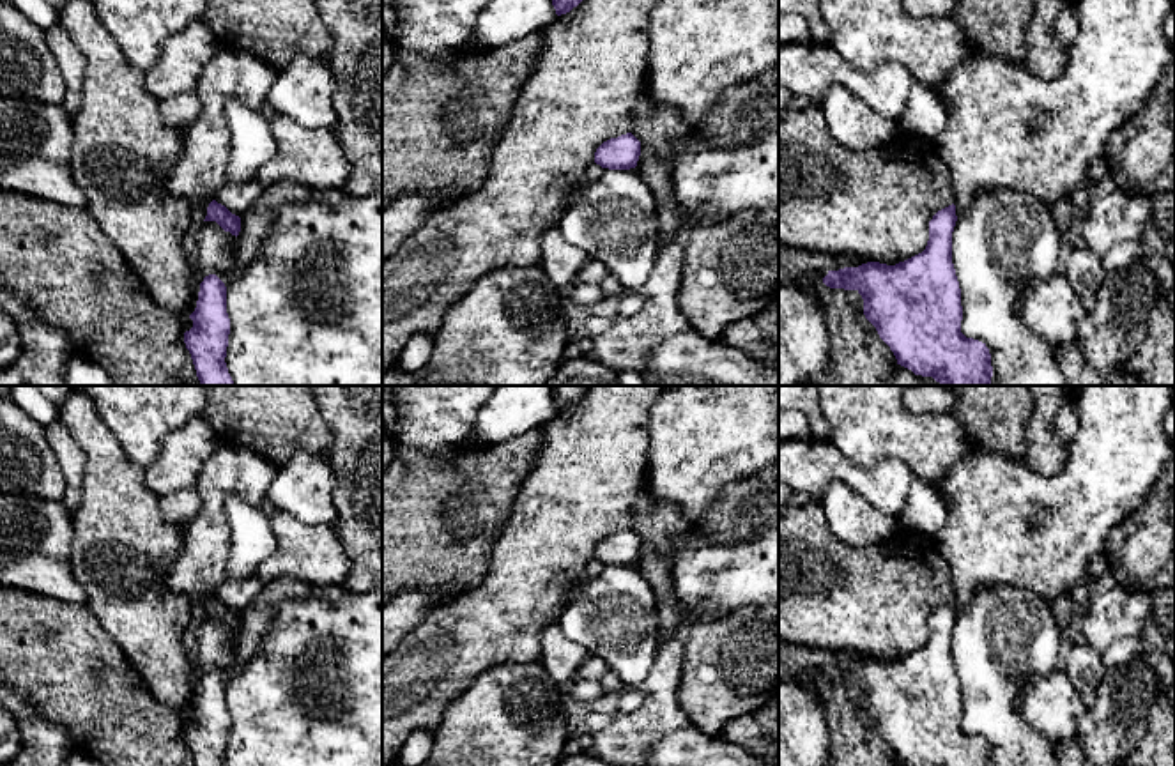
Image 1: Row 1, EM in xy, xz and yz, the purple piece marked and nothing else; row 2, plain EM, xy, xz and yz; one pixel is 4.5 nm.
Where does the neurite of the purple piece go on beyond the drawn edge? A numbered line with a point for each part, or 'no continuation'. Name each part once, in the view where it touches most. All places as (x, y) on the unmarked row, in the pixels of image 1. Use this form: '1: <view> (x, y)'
no continuation

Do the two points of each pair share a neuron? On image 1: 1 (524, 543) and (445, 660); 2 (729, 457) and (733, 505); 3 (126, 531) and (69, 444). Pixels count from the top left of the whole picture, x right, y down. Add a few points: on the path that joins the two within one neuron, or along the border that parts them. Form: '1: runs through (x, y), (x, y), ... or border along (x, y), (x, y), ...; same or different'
1: runs through (524, 572), (524, 581), (473, 632); same
2: border along (760, 471), (728, 483), (705, 515); different
3: border along (68, 428), (84, 455), (82, 501), (78, 508); different

